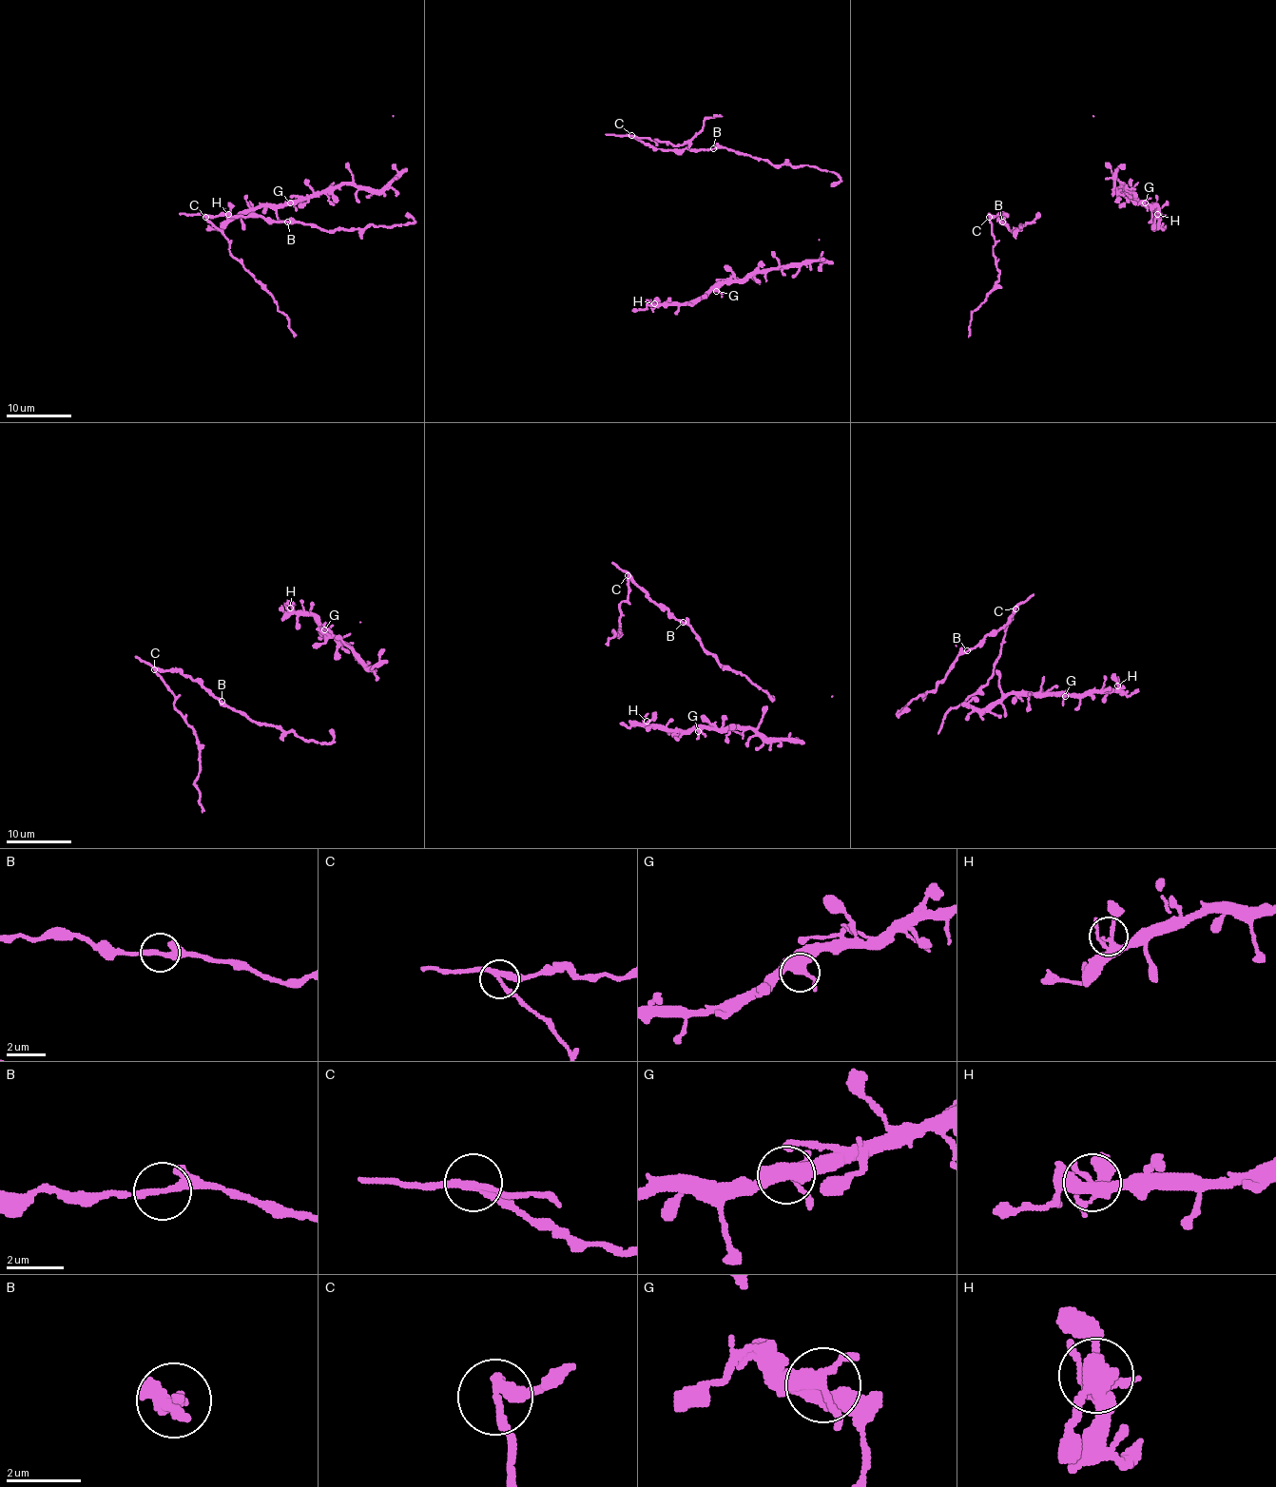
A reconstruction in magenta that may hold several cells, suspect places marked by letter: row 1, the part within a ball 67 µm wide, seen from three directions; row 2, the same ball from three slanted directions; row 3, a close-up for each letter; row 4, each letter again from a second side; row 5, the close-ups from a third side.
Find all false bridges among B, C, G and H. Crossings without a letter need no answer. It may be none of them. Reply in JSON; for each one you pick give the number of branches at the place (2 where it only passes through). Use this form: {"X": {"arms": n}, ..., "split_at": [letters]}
{"C": {"arms": 3}, "split_at": ["C"]}

